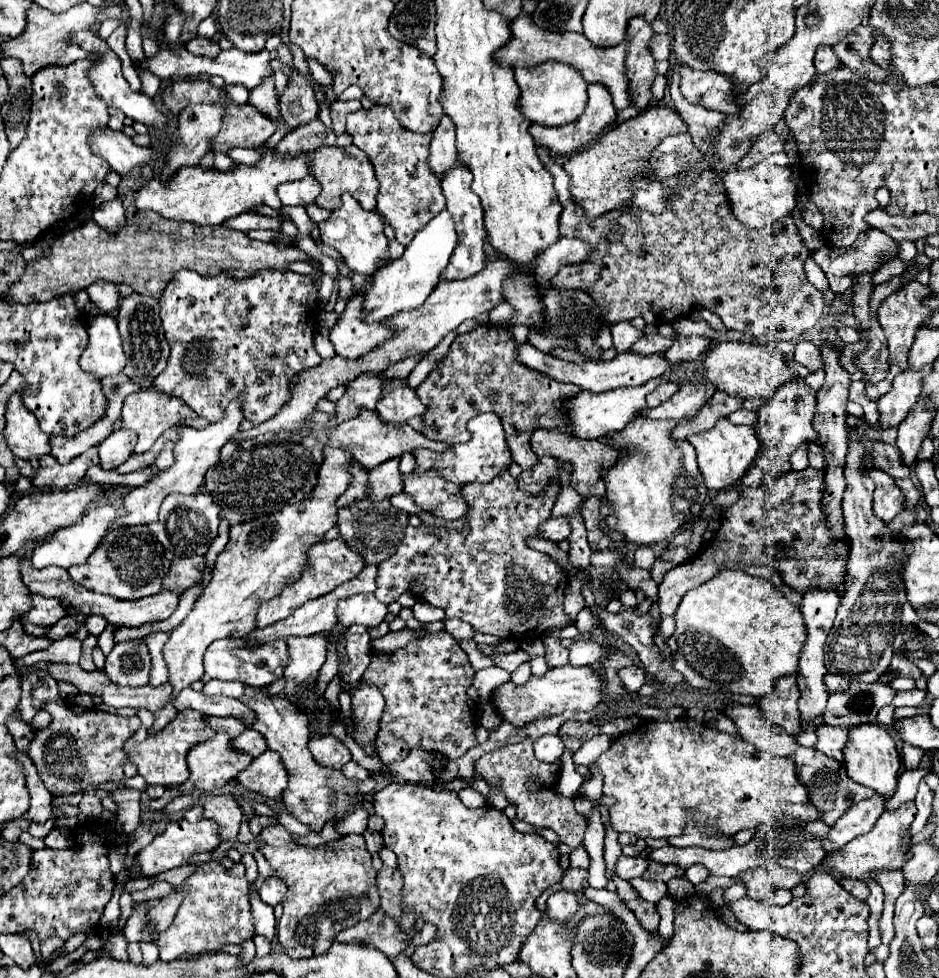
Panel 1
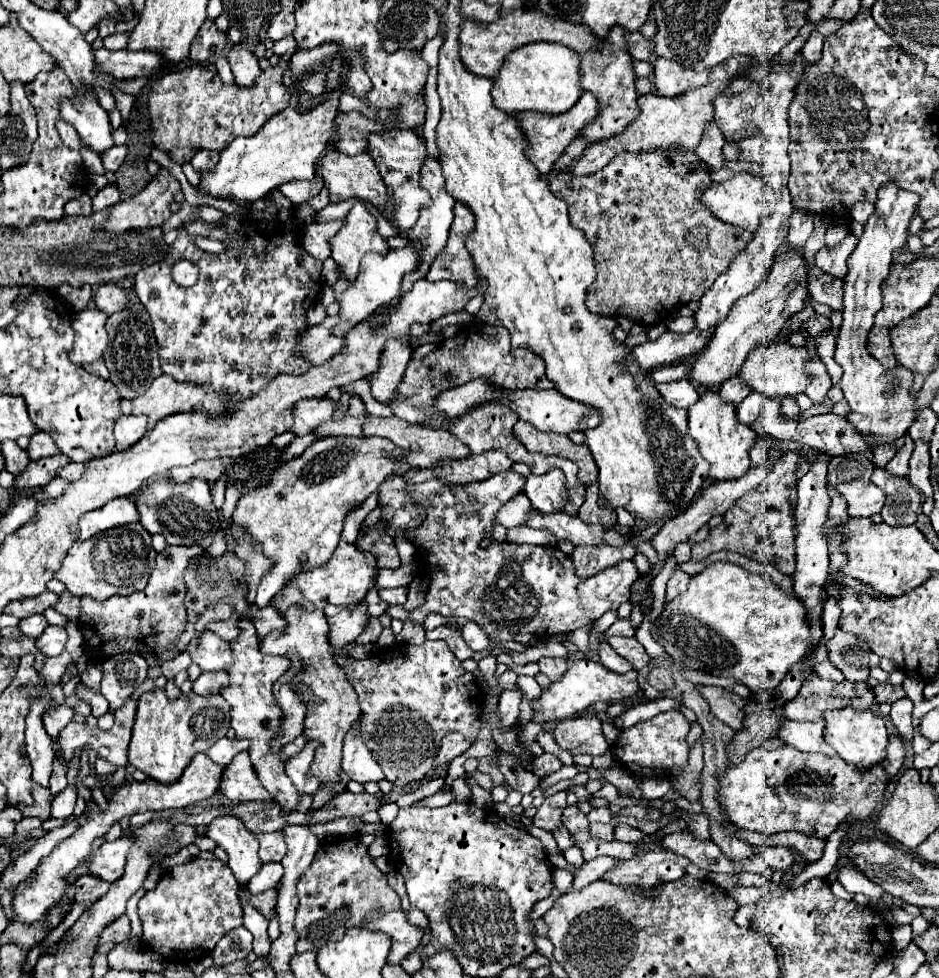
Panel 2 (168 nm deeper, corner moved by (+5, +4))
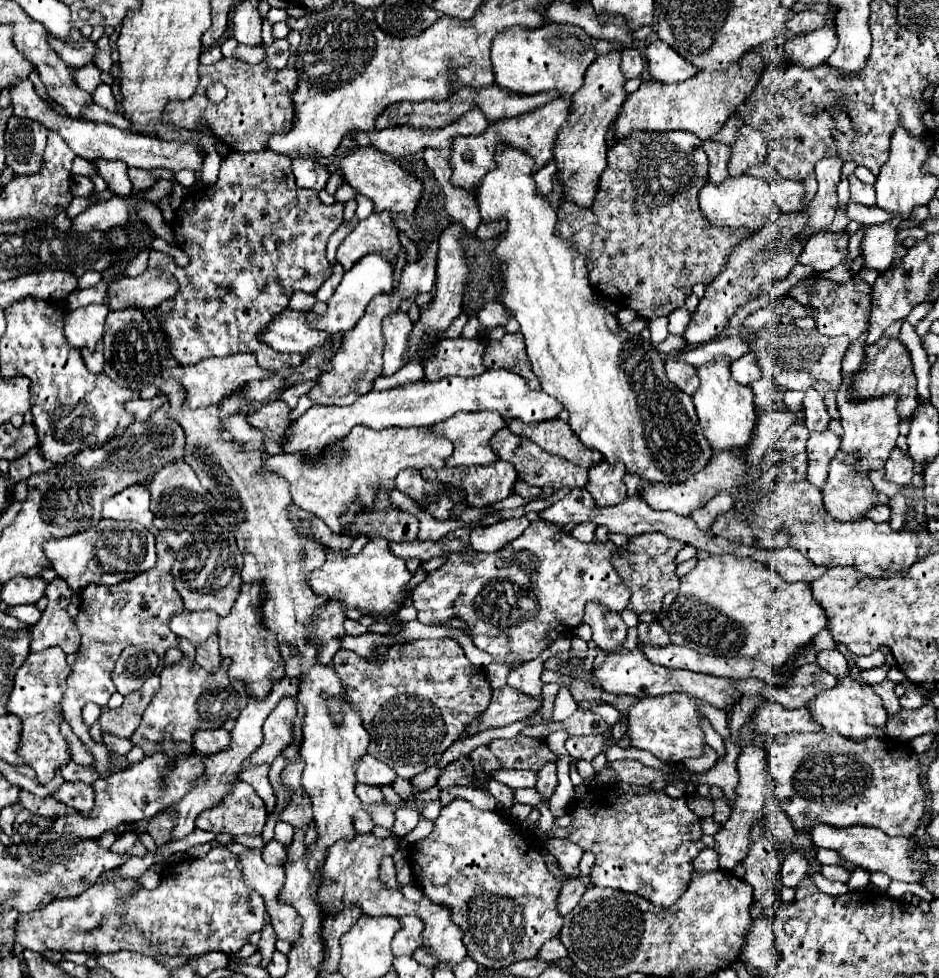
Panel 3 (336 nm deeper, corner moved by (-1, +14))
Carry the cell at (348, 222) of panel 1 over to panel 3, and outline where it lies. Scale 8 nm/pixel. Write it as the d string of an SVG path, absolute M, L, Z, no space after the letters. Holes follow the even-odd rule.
M372 212L366 220L360 220L358 226L338 246L336 260L344 268L352 268L354 262L376 250L388 254L392 262L400 252L398 228L394 226L392 218L386 212Z

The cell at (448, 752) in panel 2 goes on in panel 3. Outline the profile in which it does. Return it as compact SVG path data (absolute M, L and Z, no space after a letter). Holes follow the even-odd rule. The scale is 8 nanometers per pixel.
M504 686L500 690L494 690L490 706L482 714L478 714L468 726L484 726L486 730L502 728L530 716L538 706L540 706L538 700L510 686Z

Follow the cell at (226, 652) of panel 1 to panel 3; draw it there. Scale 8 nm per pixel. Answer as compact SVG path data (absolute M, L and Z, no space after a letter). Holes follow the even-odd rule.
M204 610L204 612L188 612L174 614L170 628L180 638L190 640L194 646L202 646L210 636L218 634L218 622L220 616L216 612Z

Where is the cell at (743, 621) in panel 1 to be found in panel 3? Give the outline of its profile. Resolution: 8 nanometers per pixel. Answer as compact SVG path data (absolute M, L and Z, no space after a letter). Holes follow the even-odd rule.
M722 554L700 560L694 570L680 578L680 588L668 592L664 598L658 624L668 632L672 642L698 650L700 654L726 658L746 656L762 660L764 664L772 666L772 670L780 670L798 648L810 644L812 638L824 630L826 614L814 600L808 582L786 582L778 572L762 562L752 558L736 558L734 554Z

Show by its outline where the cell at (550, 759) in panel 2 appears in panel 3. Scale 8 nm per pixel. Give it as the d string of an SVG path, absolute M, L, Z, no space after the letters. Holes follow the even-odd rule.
M546 762L544 768L538 772L538 786L536 790L542 794L542 798L550 798L556 788L556 762Z

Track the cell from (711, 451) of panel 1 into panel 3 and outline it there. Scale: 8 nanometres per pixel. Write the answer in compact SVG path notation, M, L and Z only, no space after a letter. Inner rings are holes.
M710 362L708 366L700 366L698 368L700 388L692 396L700 426L714 452L746 448L752 440L752 430L756 426L752 390L748 386L740 386L736 380L732 380L728 366L730 366L730 362Z

